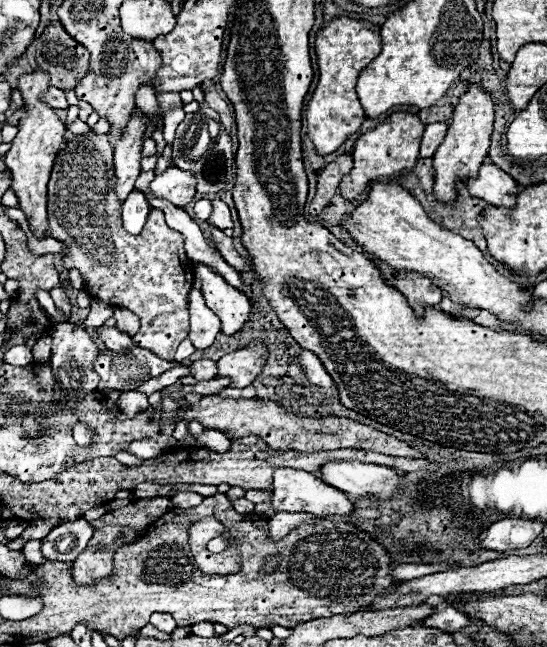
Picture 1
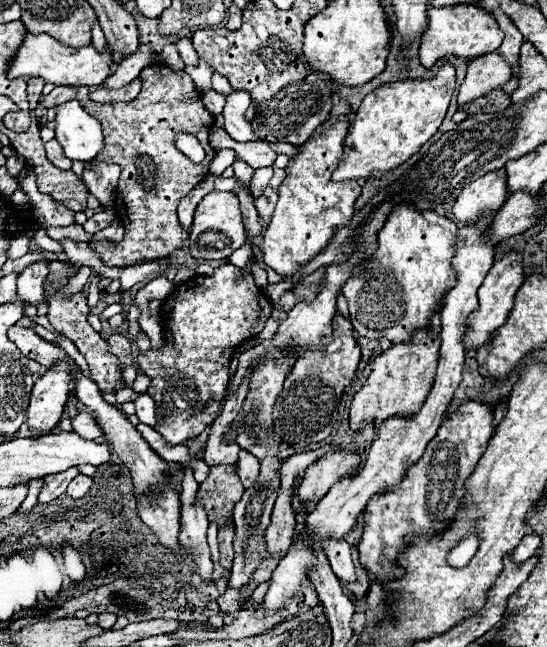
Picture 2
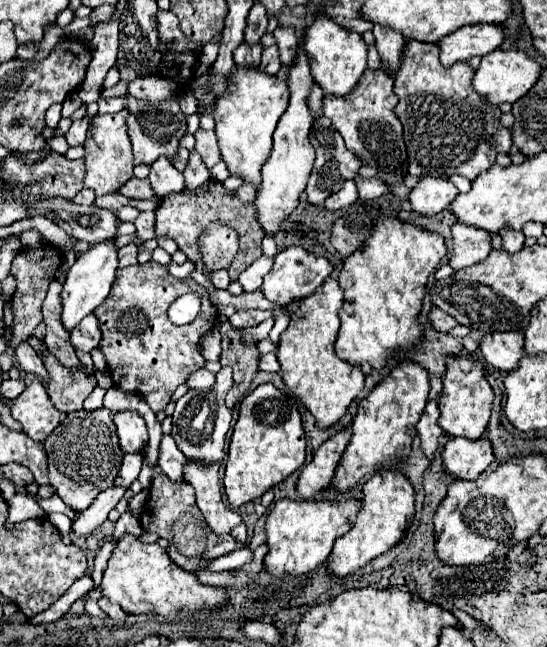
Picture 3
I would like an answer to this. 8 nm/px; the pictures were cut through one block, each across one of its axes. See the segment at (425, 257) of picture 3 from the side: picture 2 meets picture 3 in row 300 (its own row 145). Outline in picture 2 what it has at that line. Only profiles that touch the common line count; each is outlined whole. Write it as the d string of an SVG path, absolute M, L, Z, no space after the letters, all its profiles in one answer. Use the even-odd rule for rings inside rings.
M444 64L430 80L388 82L364 96L354 122L344 140L344 154L332 174L334 182L380 178L392 168L414 156L426 144L446 118L450 96L456 88L456 70Z

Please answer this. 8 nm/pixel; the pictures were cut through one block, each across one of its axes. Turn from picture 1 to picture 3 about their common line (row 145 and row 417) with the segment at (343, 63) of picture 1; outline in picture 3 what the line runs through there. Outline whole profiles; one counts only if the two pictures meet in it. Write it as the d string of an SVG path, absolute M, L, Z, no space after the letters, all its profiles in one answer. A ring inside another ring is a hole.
M328 278L312 296L306 296L300 308L290 316L288 328L280 336L276 350L280 362L282 382L292 388L300 402L314 416L316 426L322 430L332 428L348 412L348 406L364 388L364 372L356 366L342 362L334 354L334 342L340 330L338 310L342 308L342 288L334 278Z

